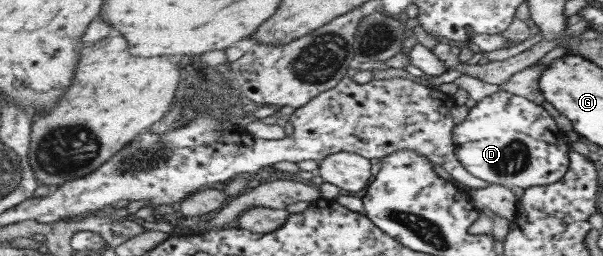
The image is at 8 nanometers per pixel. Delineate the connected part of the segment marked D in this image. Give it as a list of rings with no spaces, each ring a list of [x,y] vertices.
[[[498,90],[477,101],[468,109],[466,119],[452,131],[455,155],[468,172],[490,184],[504,187],[527,187],[548,185],[558,181],[567,170],[570,152],[569,143],[558,130],[556,121],[548,115],[540,104],[532,100]]]

